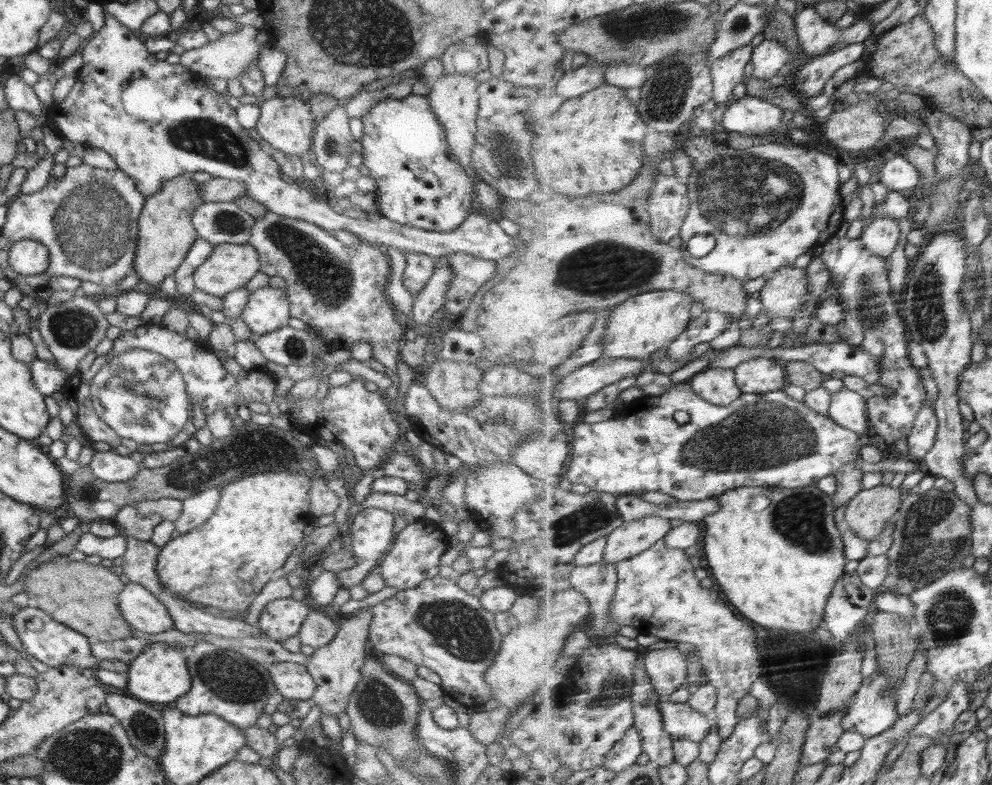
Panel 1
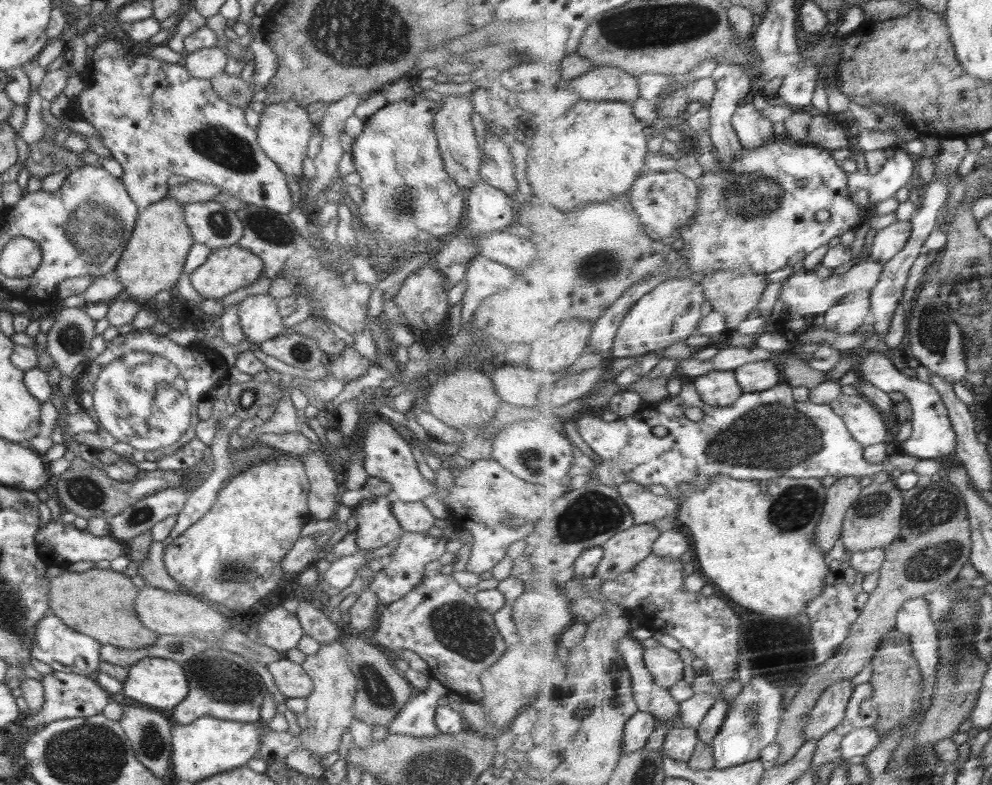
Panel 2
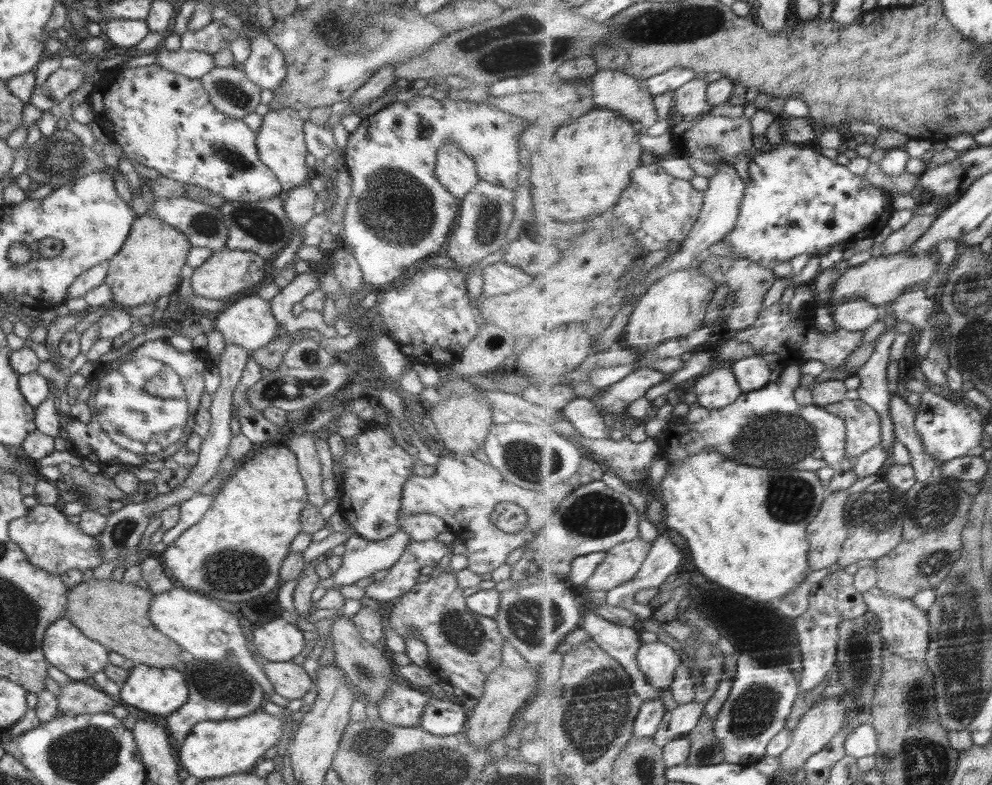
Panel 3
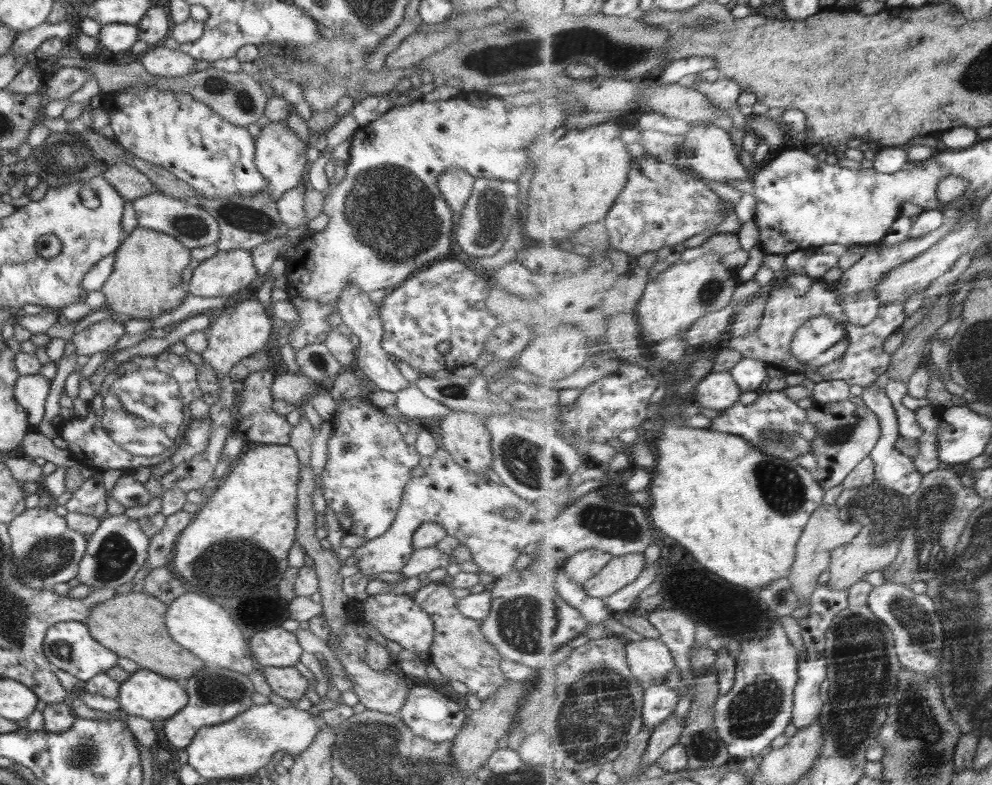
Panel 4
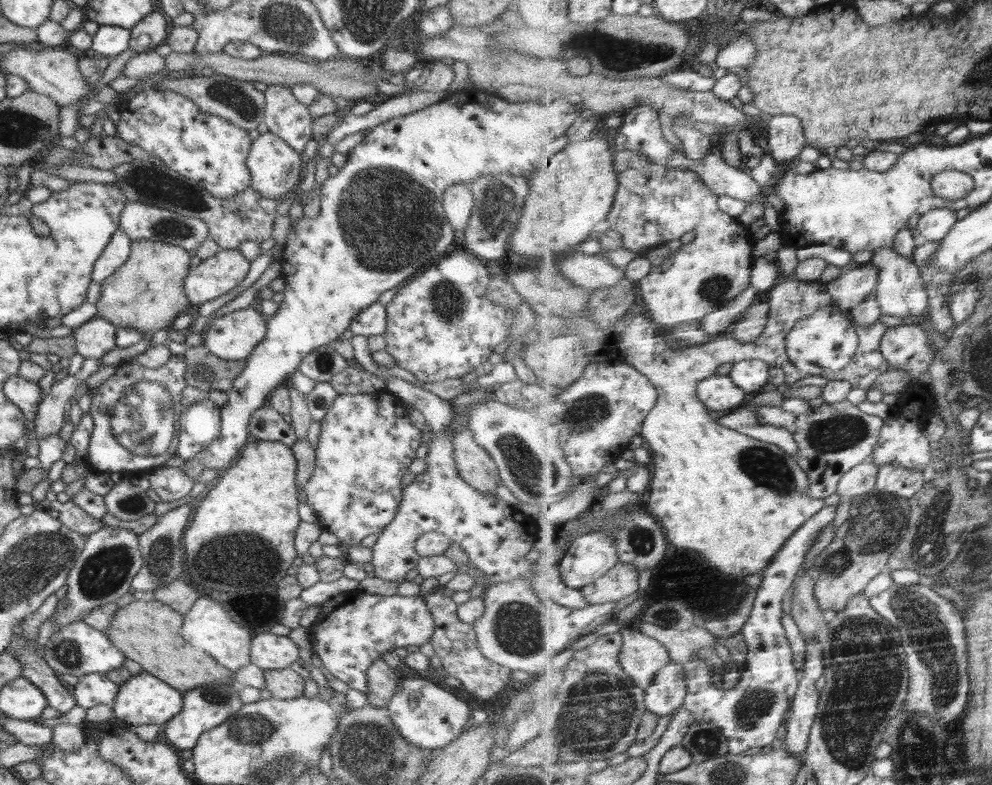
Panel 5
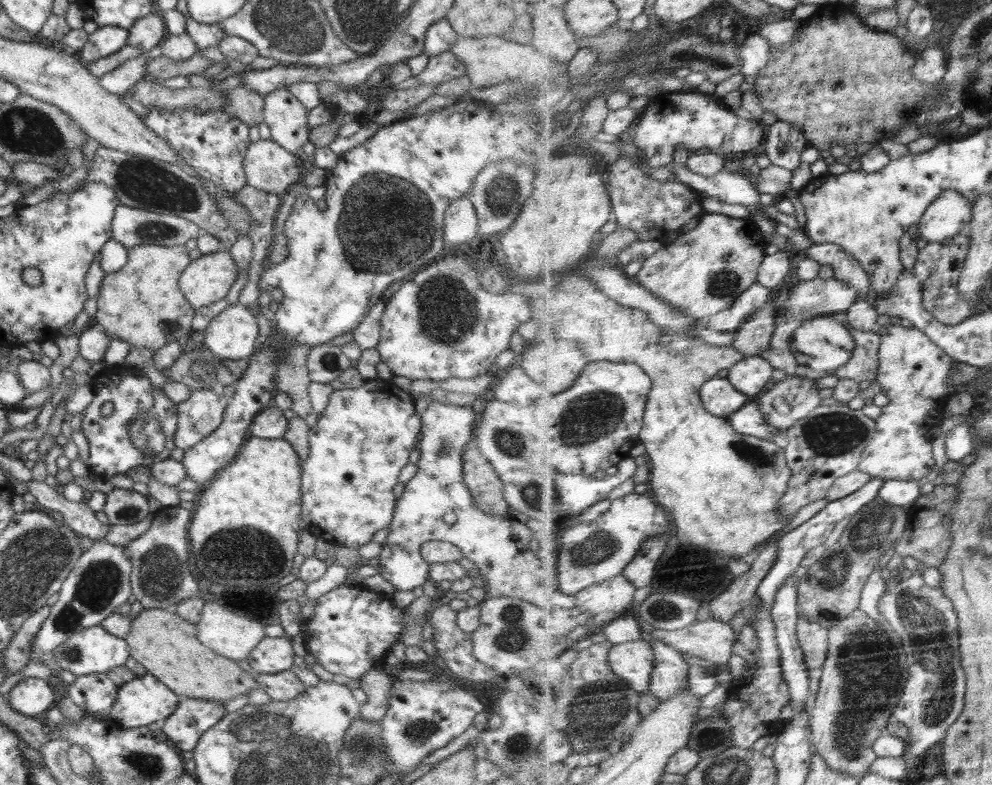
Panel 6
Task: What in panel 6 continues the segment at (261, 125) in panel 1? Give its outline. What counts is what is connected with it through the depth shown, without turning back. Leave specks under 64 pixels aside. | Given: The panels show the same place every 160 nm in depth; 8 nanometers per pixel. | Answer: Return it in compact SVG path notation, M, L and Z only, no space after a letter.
M261 139L258 142L251 142L242 164L248 185L283 198L287 197L289 188L300 182L304 174L302 169L296 165L296 157L272 140Z

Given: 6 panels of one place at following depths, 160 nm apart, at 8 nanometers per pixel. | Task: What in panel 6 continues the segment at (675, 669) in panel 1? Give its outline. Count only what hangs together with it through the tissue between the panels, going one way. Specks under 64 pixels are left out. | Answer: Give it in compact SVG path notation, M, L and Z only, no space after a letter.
M646 638L617 644L609 656L613 671L641 693L651 690L652 677L655 673L655 646Z

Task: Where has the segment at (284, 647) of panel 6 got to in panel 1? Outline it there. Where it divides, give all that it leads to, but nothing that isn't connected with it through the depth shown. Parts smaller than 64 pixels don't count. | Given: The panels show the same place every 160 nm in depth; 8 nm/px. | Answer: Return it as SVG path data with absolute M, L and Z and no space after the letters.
M293 597L278 598L270 602L260 615L259 627L266 637L281 642L296 636L306 619L311 604Z

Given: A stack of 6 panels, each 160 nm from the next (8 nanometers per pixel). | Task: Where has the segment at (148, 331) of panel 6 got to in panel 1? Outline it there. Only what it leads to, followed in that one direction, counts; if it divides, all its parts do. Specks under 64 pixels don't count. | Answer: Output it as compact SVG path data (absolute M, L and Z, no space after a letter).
M191 175L171 178L164 182L156 194L145 197L138 221L139 239L134 261L134 272L138 280L160 287L166 276L174 275L198 237L191 215L204 203L201 188Z

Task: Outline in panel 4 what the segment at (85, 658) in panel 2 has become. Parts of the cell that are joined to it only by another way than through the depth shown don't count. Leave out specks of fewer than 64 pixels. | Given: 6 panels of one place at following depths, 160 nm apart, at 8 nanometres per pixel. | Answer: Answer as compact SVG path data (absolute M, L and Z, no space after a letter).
M56 622L50 626L43 642L43 651L52 667L60 668L79 678L80 682L88 681L97 674L105 673L117 665L118 655L108 647L102 646L89 634L88 627L83 622Z

